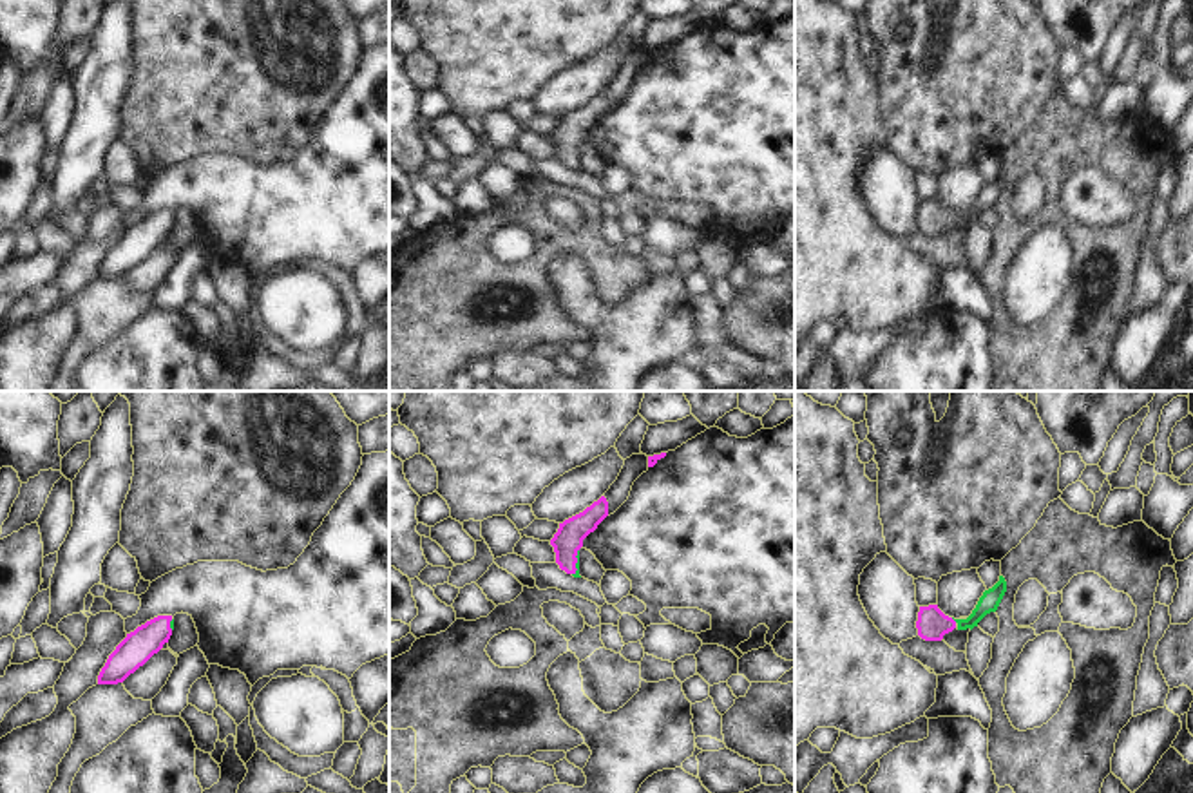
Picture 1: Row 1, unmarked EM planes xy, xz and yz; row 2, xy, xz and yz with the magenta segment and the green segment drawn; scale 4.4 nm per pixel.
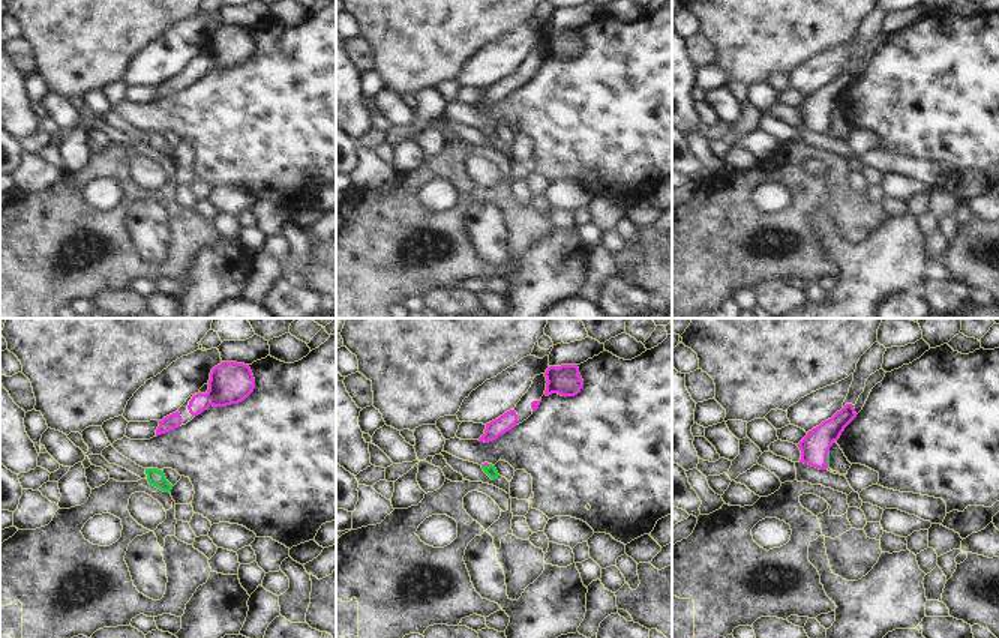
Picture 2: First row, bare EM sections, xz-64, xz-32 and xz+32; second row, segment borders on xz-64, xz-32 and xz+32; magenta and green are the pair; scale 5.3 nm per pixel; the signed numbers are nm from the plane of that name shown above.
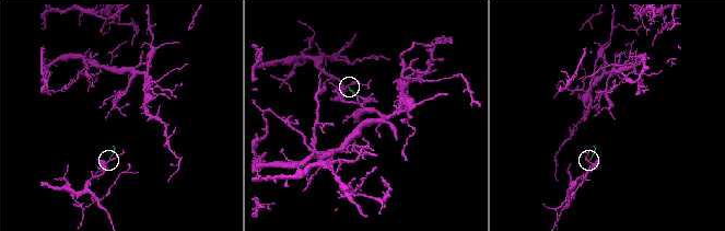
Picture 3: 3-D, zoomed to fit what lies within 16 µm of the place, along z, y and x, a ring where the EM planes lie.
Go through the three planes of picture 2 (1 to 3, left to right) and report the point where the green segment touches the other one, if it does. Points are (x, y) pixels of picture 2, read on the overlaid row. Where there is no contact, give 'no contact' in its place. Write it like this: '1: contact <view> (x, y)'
1: no contact
2: contact xz-32 (485, 466)
3: contact xz+32 (825, 460)

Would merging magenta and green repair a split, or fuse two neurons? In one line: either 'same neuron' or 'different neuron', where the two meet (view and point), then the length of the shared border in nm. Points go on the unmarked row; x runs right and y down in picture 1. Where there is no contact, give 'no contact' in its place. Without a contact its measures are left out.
same neuron; meets magenta in xz at (576, 156); contact 120 nm long

